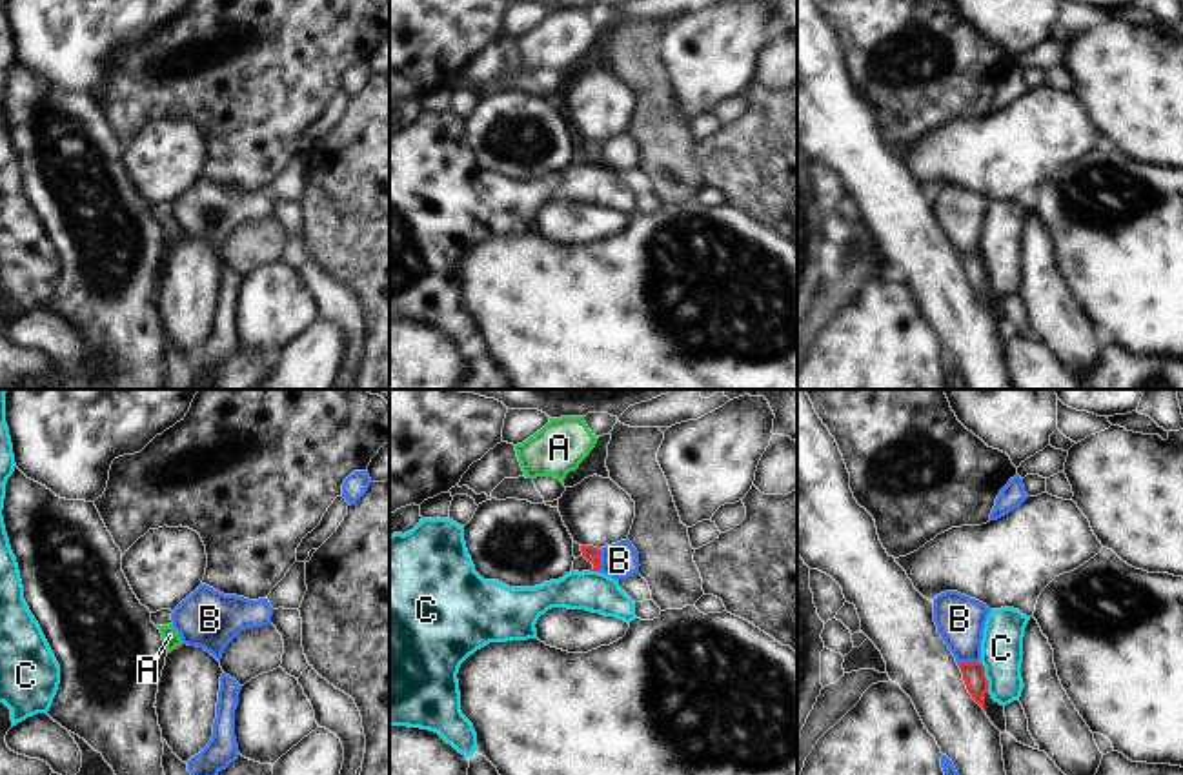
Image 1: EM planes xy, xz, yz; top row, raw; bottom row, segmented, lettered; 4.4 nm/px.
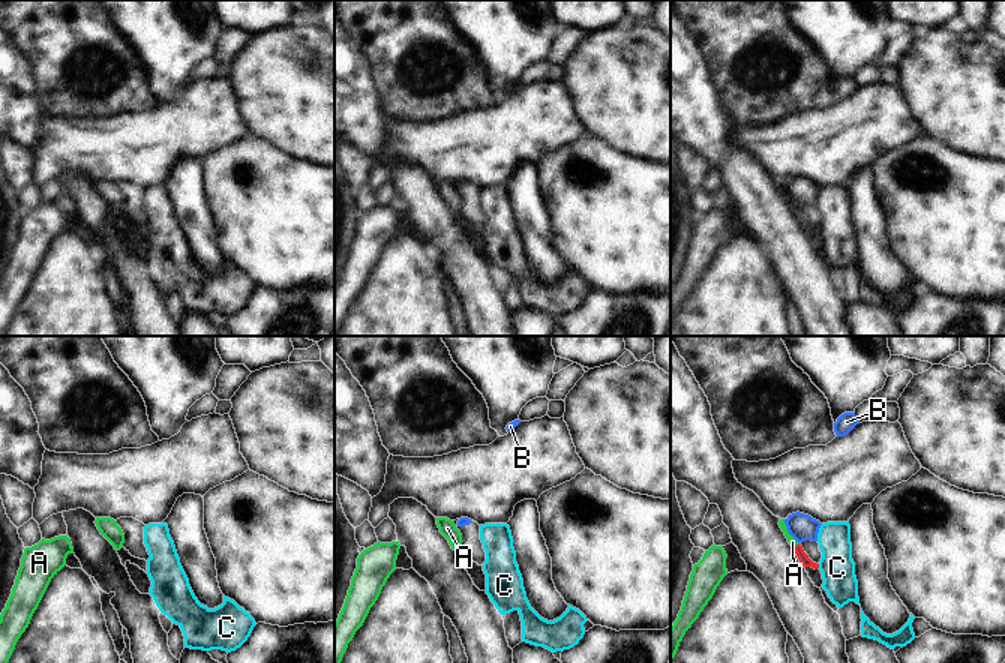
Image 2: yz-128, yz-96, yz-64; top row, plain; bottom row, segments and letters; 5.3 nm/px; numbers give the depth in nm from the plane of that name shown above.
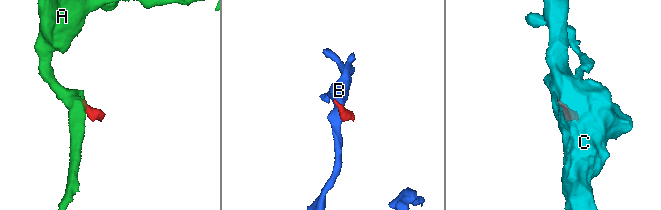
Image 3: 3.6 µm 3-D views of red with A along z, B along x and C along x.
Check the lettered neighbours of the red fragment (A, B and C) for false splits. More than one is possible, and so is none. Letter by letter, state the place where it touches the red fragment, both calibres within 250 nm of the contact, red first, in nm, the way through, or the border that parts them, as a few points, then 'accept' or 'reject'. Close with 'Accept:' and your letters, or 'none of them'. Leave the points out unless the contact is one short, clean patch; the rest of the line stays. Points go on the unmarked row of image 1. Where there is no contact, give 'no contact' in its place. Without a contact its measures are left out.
A: contact xy (177, 239); calibres 20 and 80 nm; way xy (181, 237), (177, 239), (170, 228); accept
B: contact xz (599, 153); calibres 70 and 160 nm; border xz (599, 142), (601, 162); reject
C: contact yz (985, 270); calibres 100 and 190 nm; border yz (980, 253), (989, 284); reject
Accept: A

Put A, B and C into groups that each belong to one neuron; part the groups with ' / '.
A / B / C

